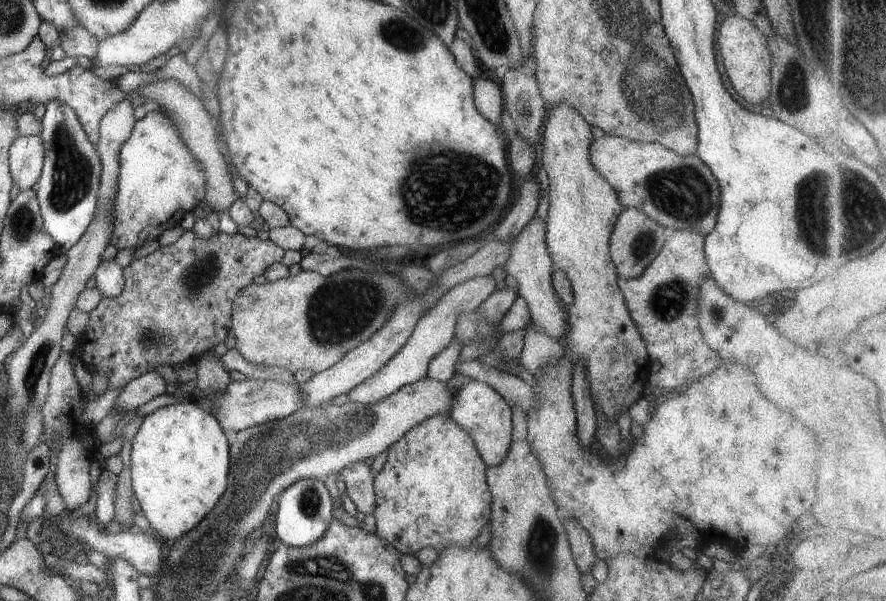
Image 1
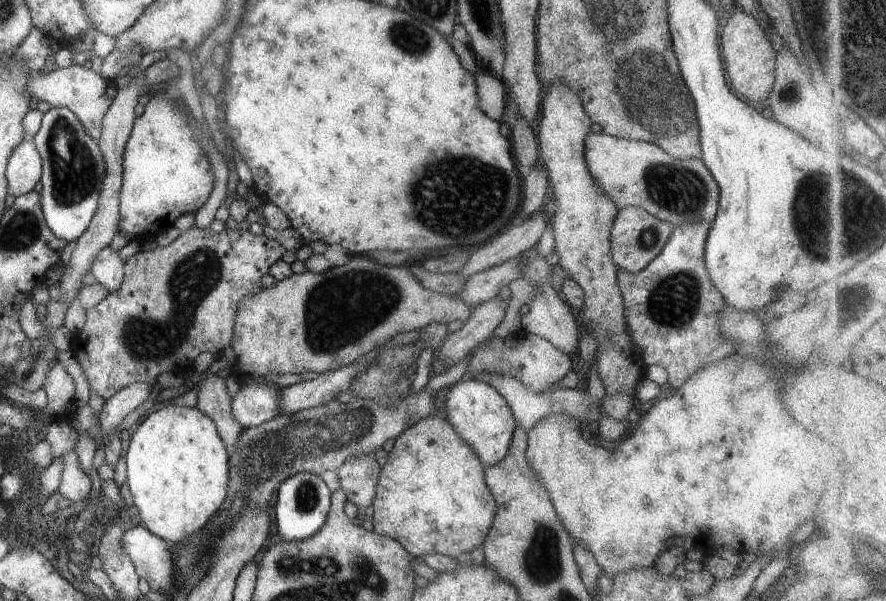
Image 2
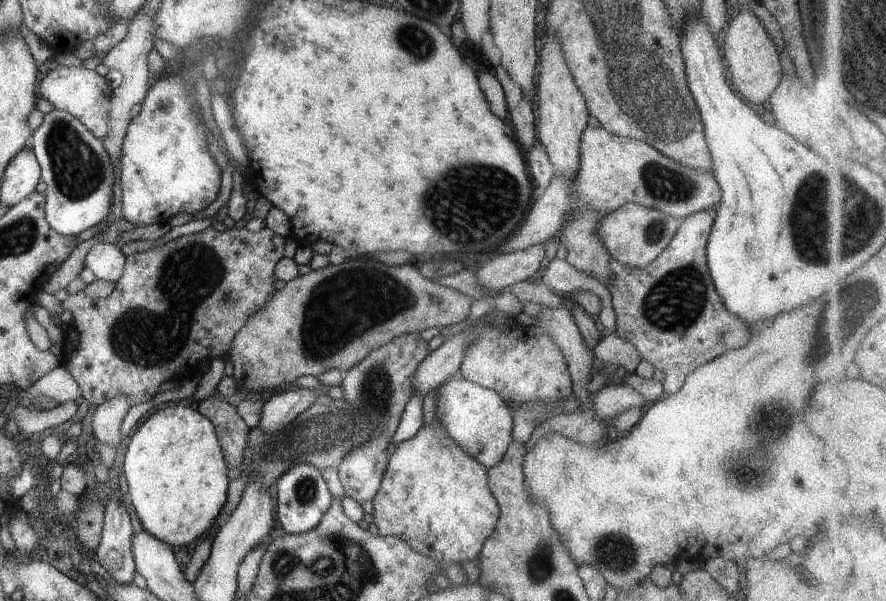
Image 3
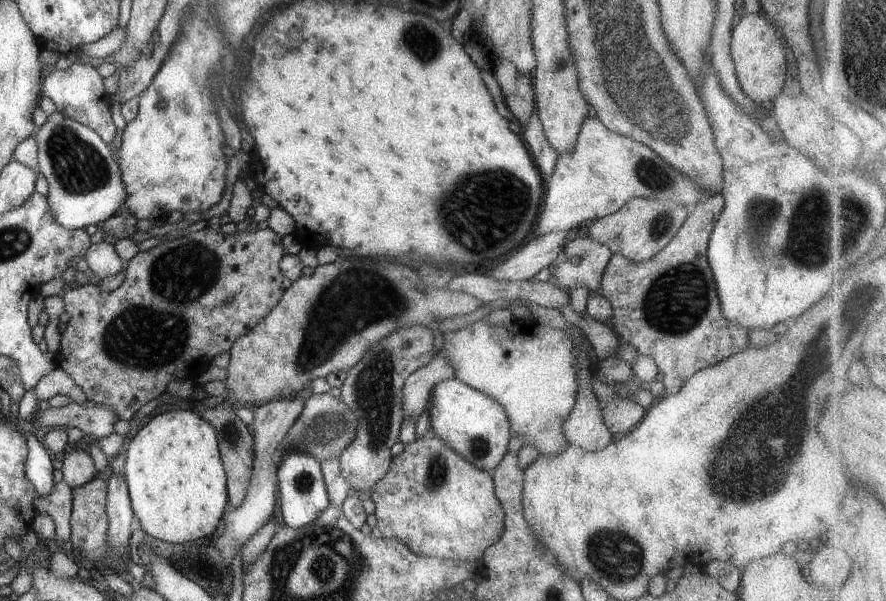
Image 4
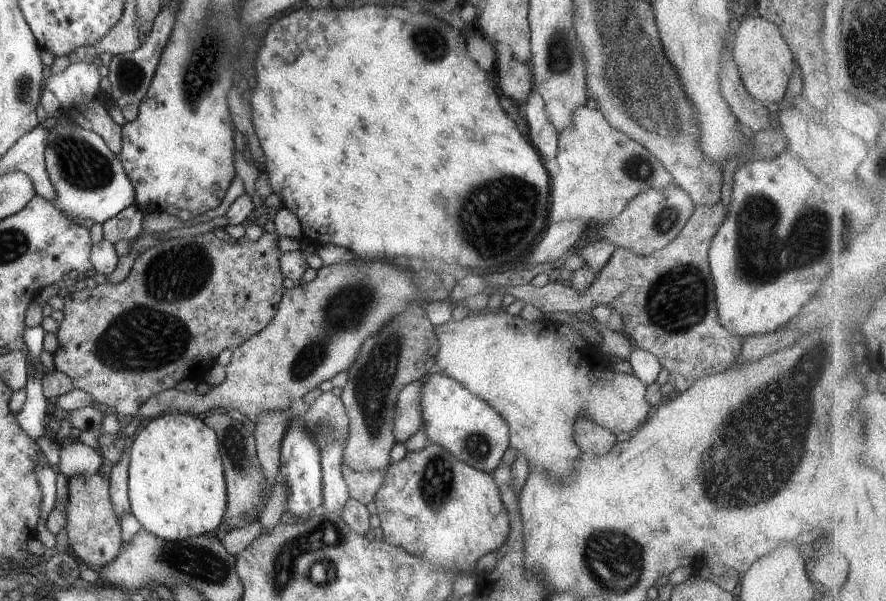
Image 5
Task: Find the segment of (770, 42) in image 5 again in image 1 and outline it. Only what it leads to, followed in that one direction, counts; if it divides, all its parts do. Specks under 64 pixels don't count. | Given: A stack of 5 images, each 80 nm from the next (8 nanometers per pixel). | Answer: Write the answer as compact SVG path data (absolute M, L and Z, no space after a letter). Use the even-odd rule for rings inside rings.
M731 12L719 26L717 44L727 80L737 96L749 104L761 104L763 100L768 99L770 92L769 52L767 52L765 37L759 33L759 30L749 20Z

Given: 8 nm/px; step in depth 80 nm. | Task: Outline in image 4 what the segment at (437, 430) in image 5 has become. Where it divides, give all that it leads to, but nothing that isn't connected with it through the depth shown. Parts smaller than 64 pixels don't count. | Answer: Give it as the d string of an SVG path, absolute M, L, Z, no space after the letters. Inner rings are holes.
M451 378L441 380L431 388L427 408L431 423L430 433L441 438L441 442L445 442L473 466L492 472L507 453L511 426L503 406L491 396Z

